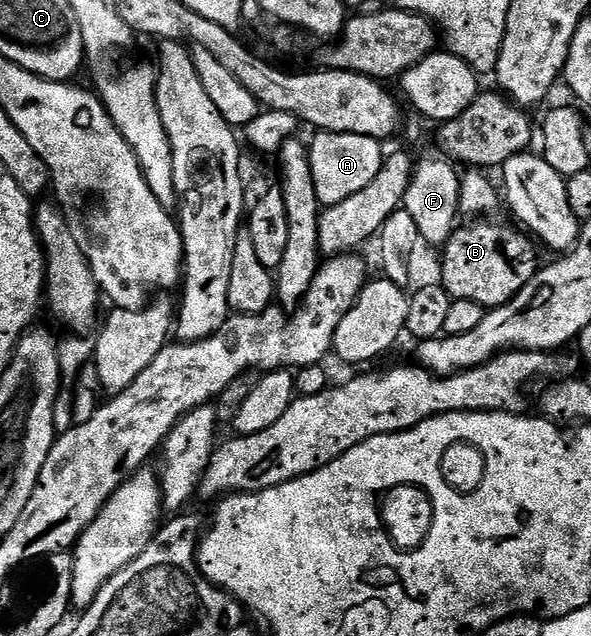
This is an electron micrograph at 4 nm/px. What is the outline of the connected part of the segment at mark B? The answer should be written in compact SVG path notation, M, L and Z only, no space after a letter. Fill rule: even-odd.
M473 221L470 227L461 225L454 230L443 247L445 256L441 259L439 282L454 299L475 301L483 308L492 309L515 298L539 270L539 262L534 240L524 230L505 223L481 222L485 221Z

